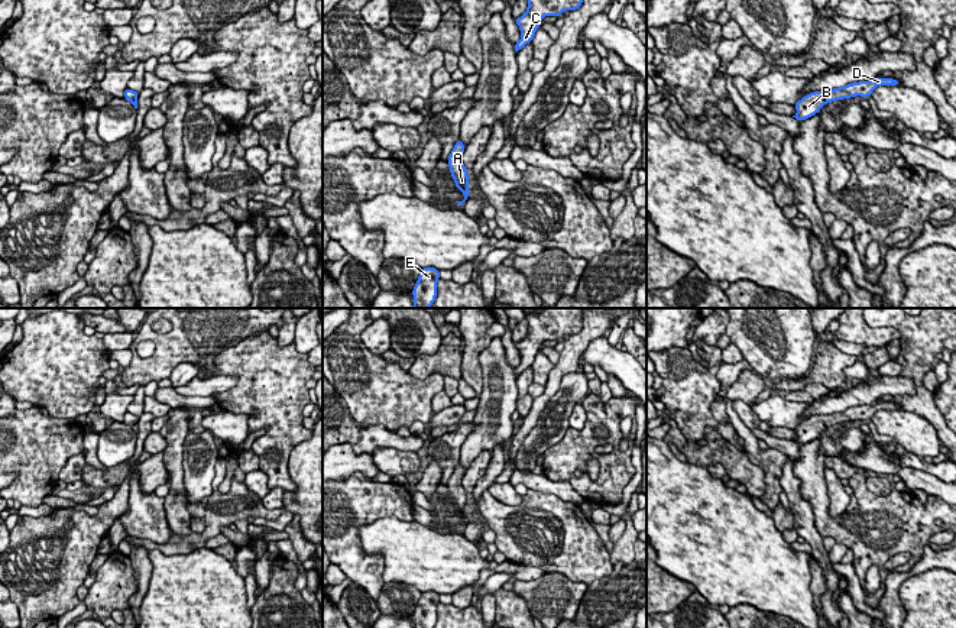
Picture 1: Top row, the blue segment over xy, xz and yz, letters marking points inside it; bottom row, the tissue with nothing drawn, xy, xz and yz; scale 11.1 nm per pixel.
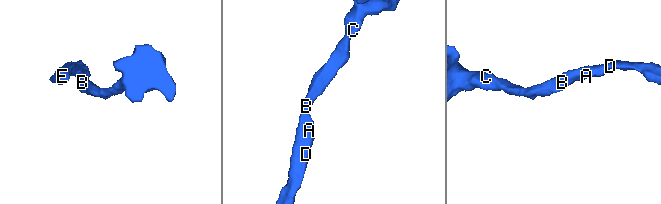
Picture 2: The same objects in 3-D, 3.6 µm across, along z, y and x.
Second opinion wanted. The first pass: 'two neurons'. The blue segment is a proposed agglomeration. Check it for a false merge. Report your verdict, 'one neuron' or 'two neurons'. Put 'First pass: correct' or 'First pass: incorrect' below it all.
one neuron
First pass: incorrect

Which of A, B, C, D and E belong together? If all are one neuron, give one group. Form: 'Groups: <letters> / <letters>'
Groups: A B C D E

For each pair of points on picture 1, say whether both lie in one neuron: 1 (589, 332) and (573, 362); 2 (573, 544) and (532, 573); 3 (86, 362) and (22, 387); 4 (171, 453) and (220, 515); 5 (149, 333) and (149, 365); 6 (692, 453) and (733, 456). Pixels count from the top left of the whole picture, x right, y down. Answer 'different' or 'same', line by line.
1: same
2: different
3: same
4: different
5: same
6: same

